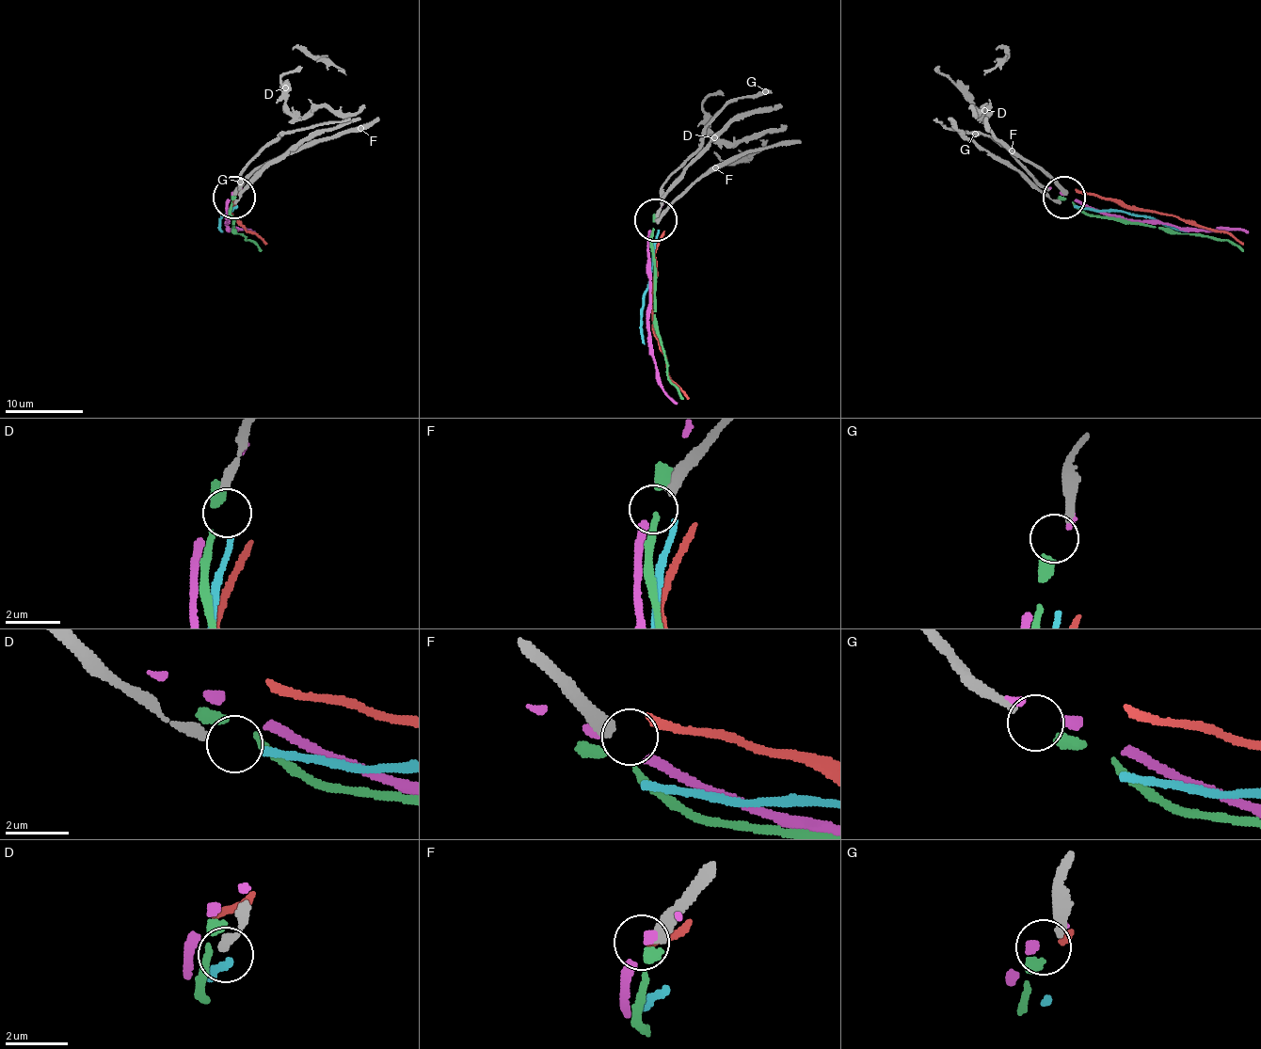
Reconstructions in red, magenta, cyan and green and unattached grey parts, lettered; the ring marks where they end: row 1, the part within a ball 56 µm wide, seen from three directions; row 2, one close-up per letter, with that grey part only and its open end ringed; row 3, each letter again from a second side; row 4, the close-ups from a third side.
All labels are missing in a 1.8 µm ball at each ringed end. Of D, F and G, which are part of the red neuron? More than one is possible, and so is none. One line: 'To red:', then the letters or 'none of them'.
To red: none of them

